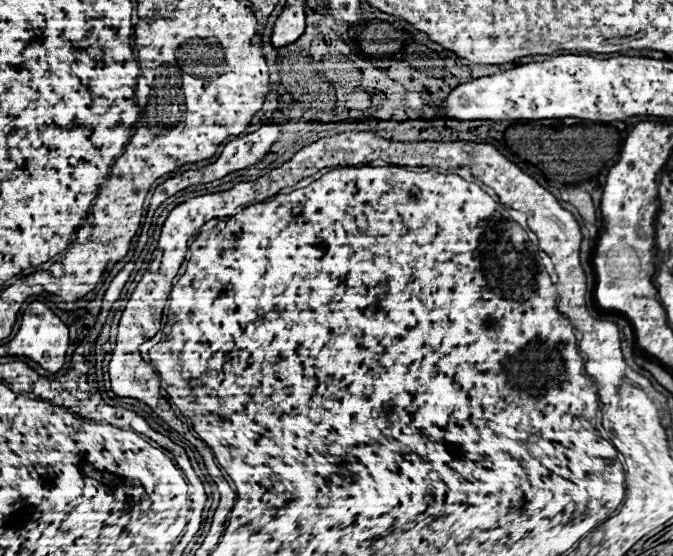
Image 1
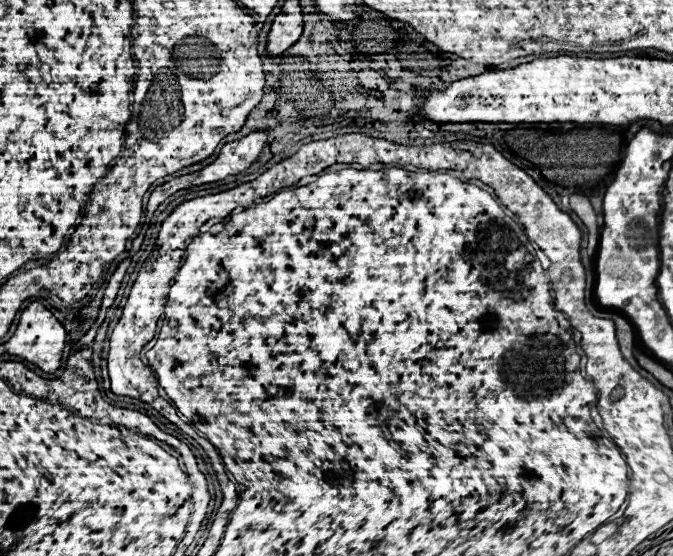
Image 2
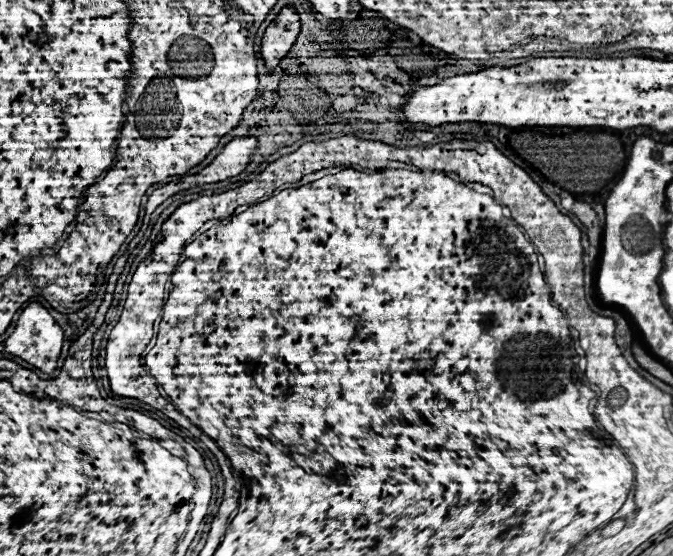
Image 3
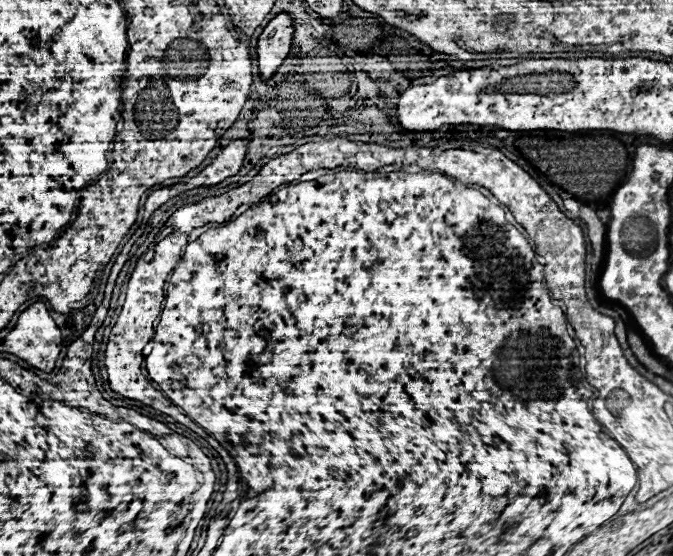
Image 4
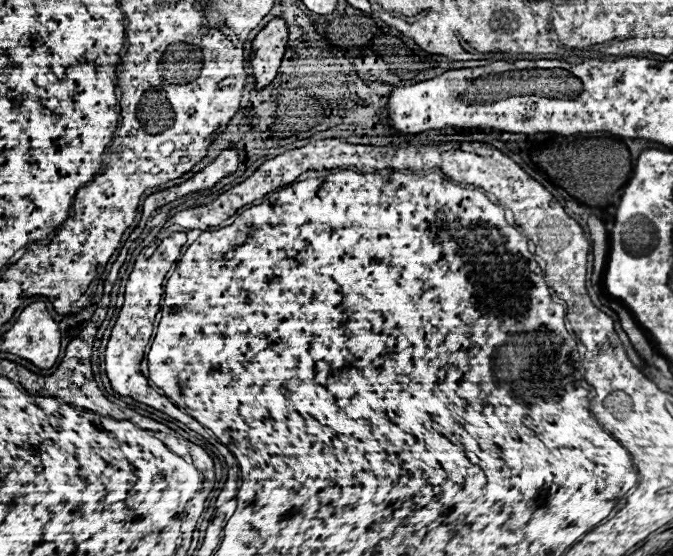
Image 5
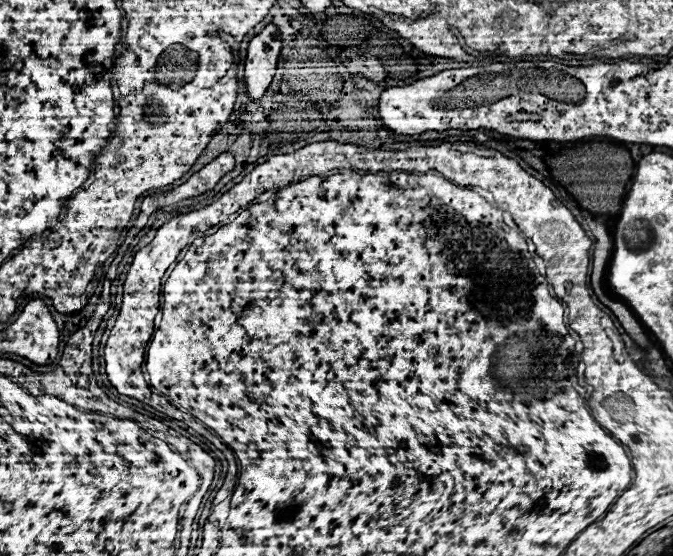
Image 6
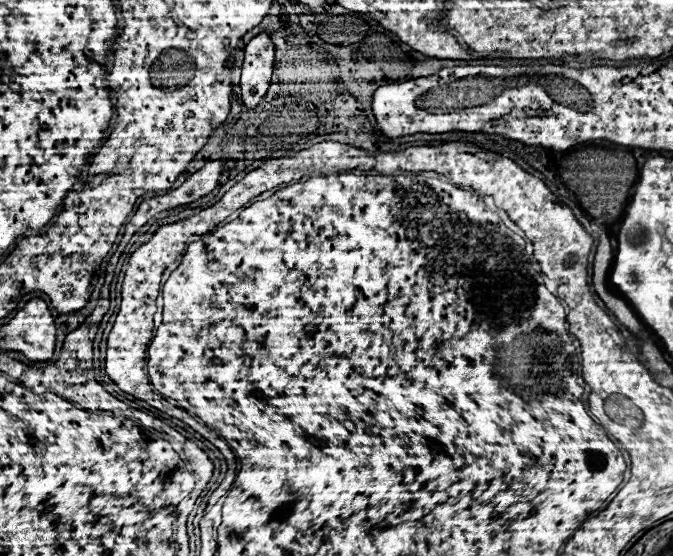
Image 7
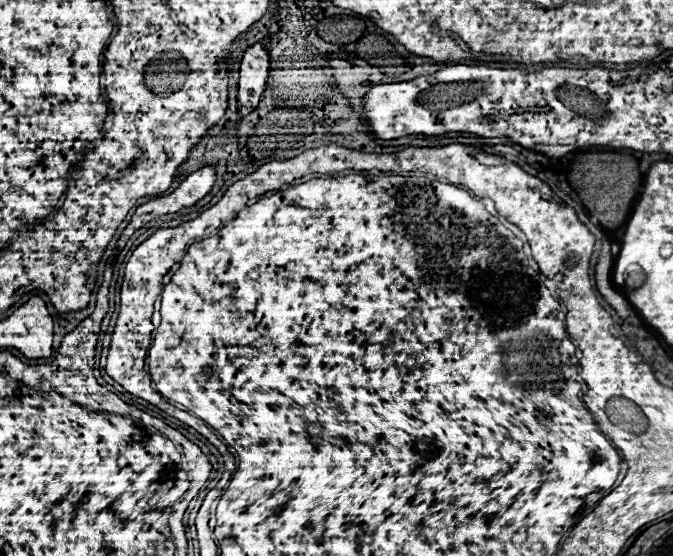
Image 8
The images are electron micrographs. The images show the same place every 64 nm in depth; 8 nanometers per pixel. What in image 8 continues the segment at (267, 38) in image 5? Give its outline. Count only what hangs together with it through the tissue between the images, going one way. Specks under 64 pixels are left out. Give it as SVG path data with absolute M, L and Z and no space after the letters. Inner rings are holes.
M254 44L246 50L242 64L240 64L240 80L238 80L238 116L250 114L266 88L270 70L270 58L262 44ZM250 54L250 56L248 56Z

